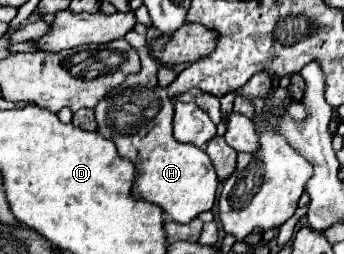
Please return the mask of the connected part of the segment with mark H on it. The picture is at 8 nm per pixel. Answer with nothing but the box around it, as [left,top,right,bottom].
[94,48,218,224]

